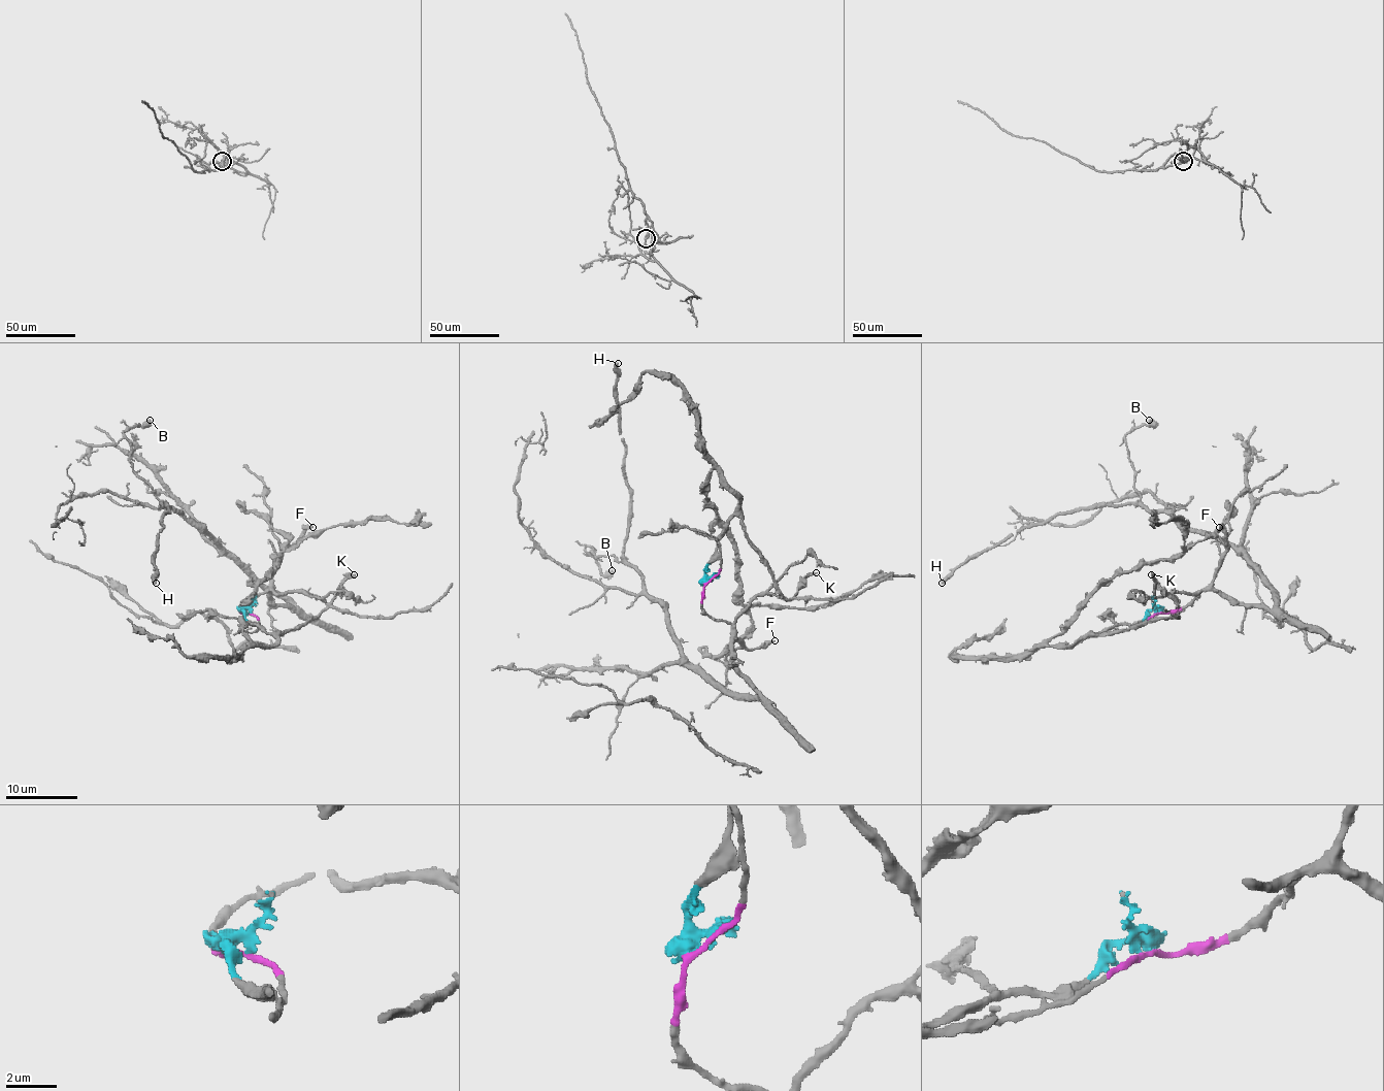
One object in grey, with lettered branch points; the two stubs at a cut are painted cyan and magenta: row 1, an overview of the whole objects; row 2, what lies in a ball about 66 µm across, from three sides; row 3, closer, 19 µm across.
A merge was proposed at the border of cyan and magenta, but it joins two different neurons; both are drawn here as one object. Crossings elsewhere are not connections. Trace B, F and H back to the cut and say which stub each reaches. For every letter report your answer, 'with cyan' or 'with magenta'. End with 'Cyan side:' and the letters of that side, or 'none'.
B: with magenta
F: with magenta
H: with magenta
Cyan side: none

